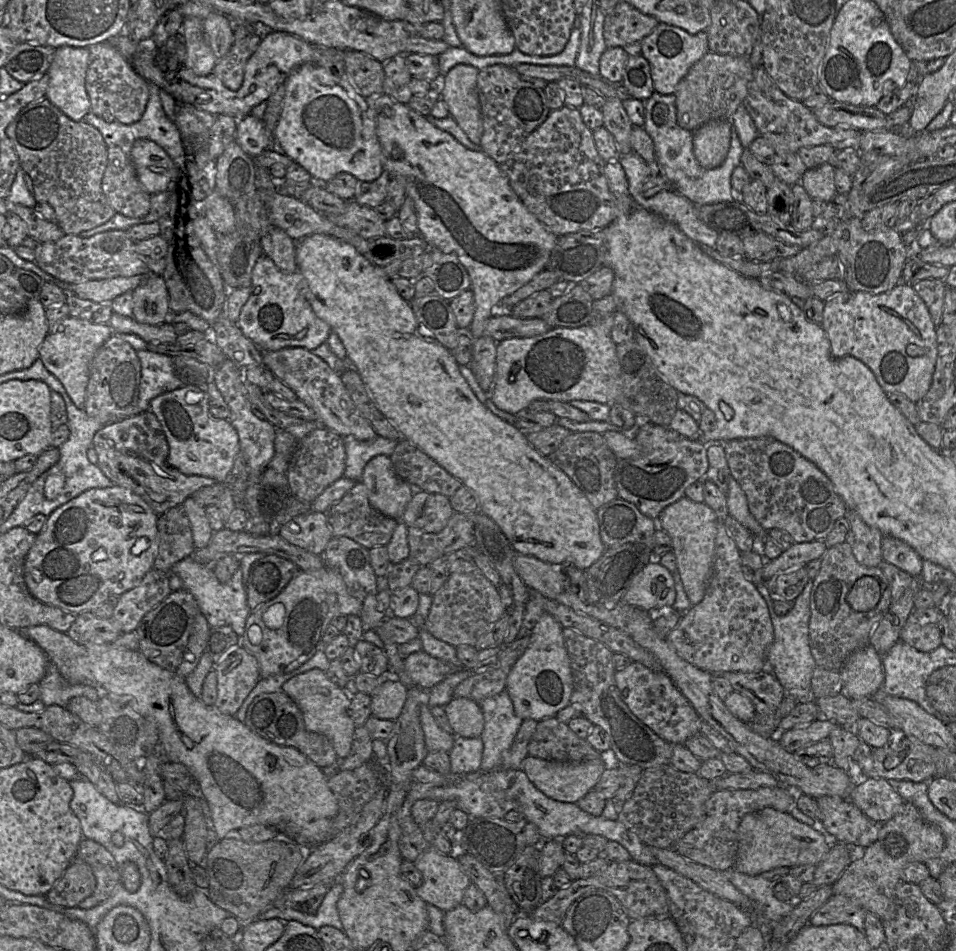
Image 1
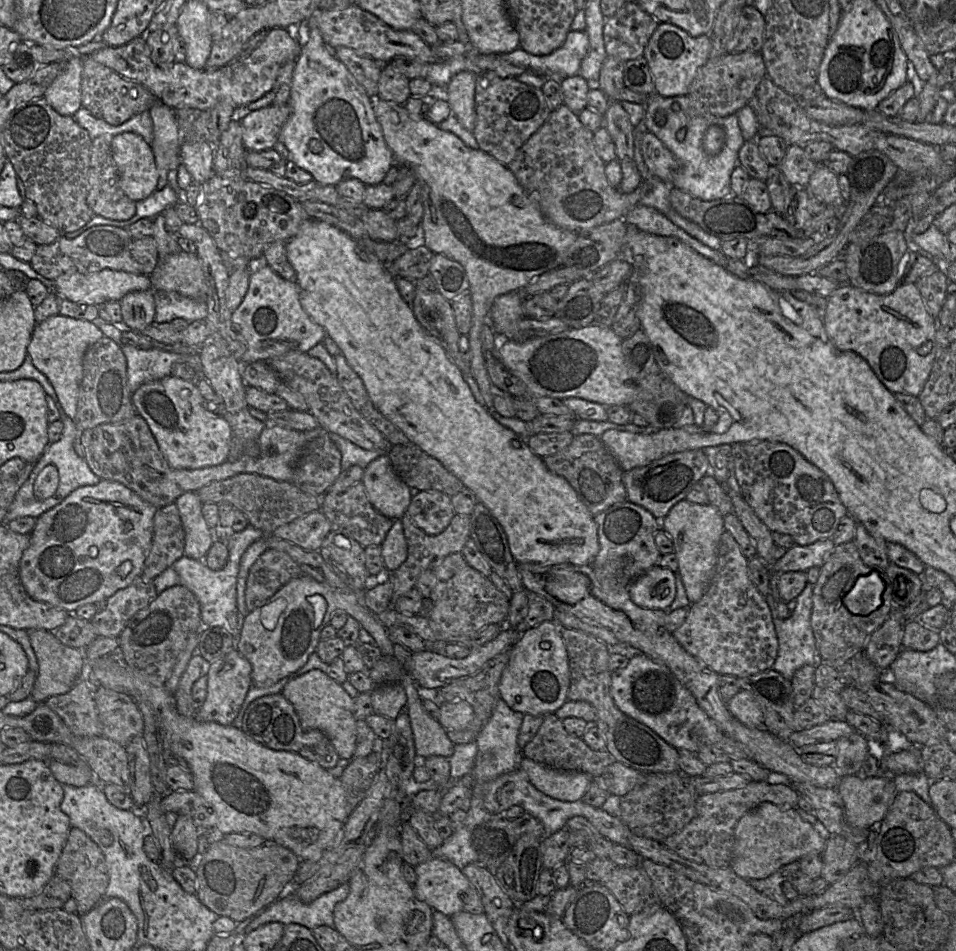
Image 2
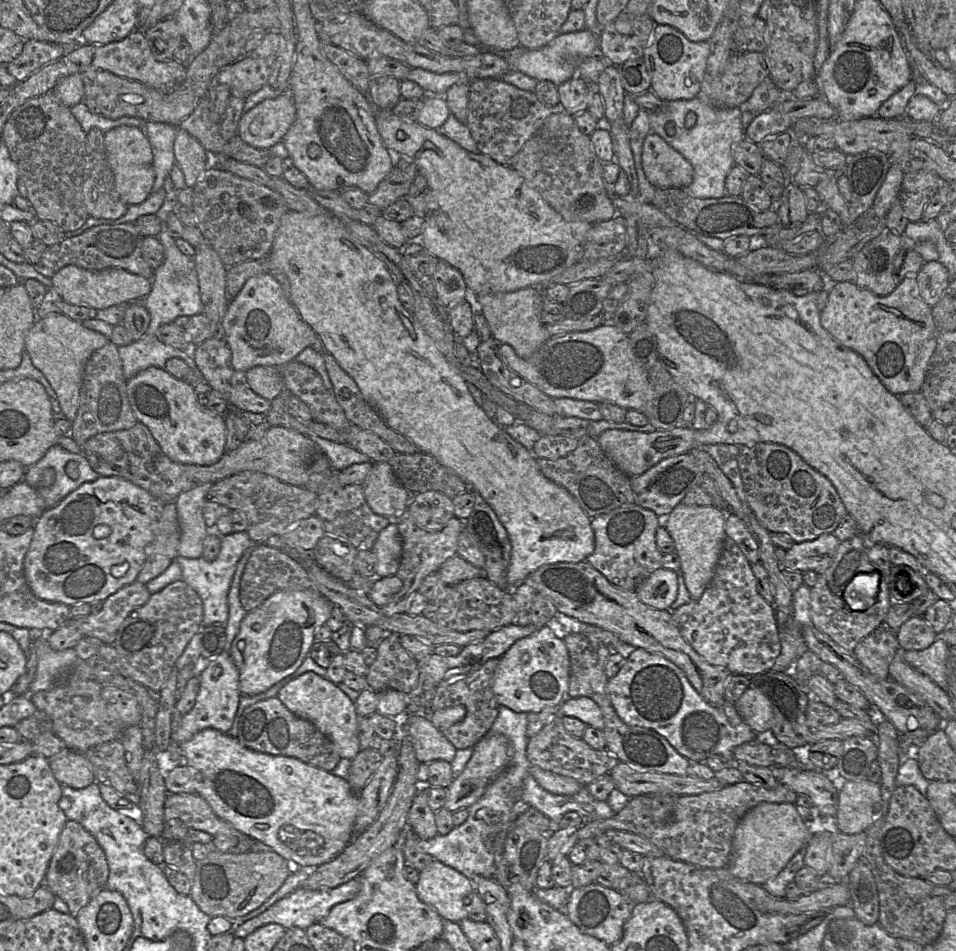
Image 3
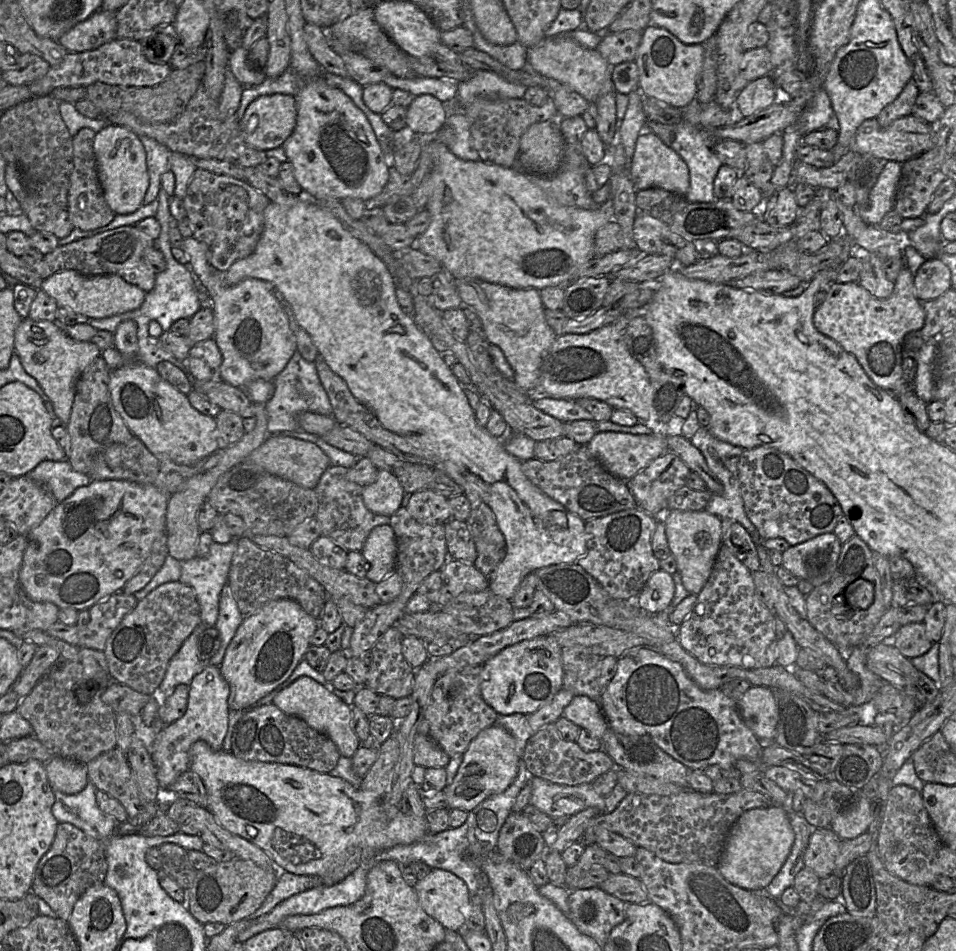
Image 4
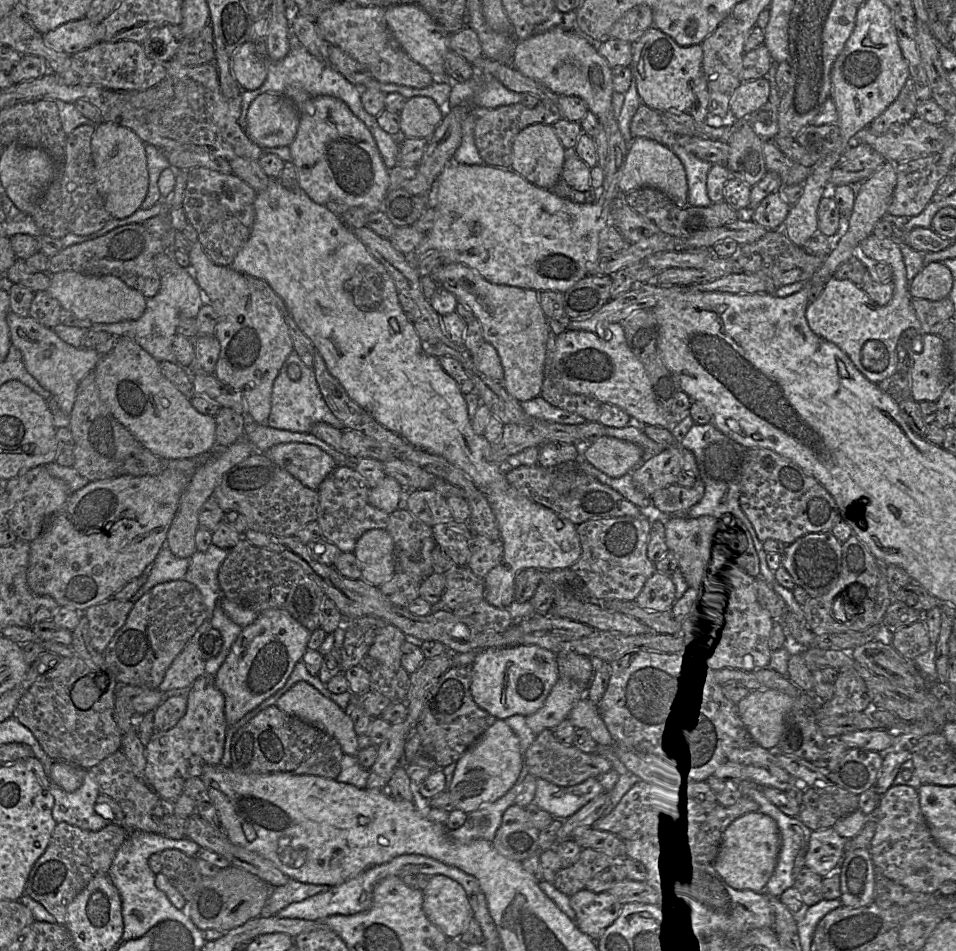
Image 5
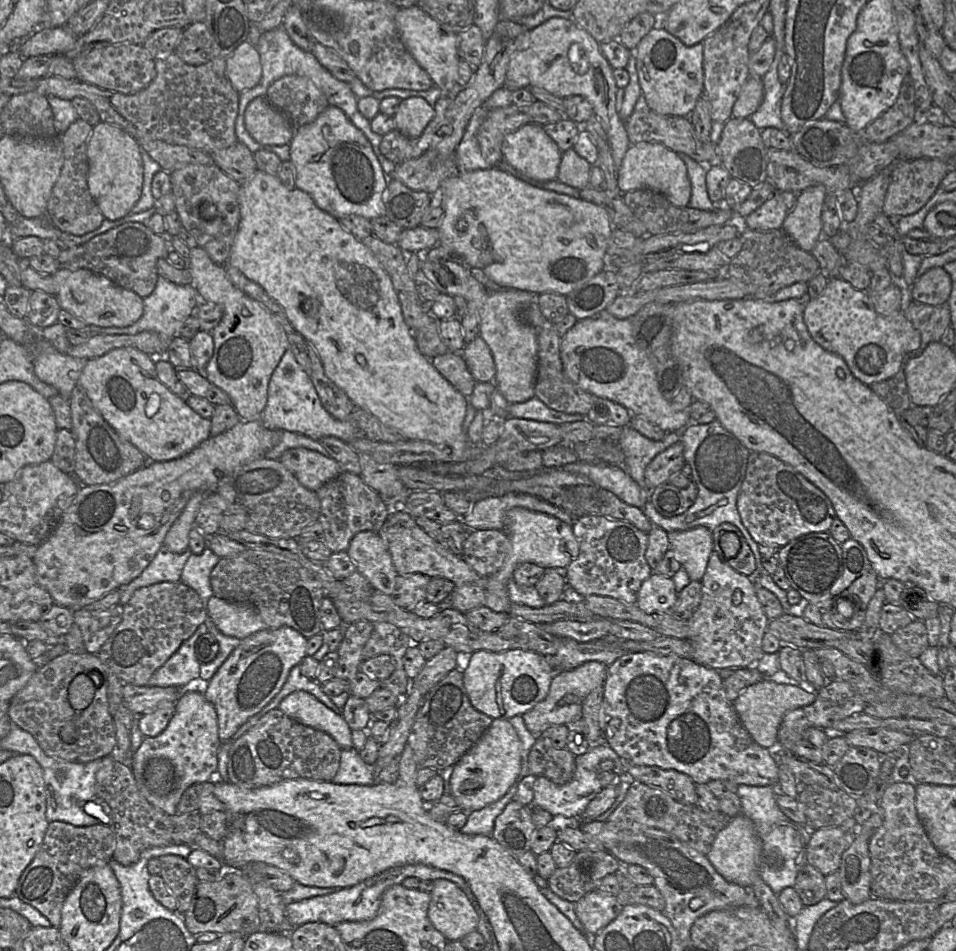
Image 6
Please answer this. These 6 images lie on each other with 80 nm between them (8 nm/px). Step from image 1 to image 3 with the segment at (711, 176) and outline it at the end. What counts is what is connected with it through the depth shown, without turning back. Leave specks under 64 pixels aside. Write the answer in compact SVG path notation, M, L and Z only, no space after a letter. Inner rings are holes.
M699 98L664 102L664 105L649 112L651 132L663 138L668 145L678 151L692 166L692 183L683 188L695 198L720 198L726 194L725 180L735 165L733 146L744 136L745 128L741 121L741 108L718 109L705 104ZM688 113L696 114L696 123L692 128L685 127Z

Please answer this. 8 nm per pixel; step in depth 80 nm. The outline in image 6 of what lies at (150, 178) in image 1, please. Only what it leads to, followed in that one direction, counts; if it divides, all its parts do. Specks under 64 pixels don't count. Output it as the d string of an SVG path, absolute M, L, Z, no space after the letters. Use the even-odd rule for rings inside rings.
M100 122L89 137L87 156L88 188L105 219L115 221L129 215L143 188L144 165L139 142L123 129Z

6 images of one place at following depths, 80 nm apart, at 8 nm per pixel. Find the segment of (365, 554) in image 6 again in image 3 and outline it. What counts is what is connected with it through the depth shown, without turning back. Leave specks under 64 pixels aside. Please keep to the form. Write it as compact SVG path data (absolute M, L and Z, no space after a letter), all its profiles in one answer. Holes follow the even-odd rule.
M393 519L379 533L371 549L377 556L377 577L396 575L400 566L402 548L402 536L396 521Z

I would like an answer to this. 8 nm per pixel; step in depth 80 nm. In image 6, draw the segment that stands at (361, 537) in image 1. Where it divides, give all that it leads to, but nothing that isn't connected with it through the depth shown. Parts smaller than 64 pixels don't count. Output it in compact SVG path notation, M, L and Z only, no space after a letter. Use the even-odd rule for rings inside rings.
M342 471L337 477L326 482L316 492L321 501L321 512L318 521L324 529L324 542L332 552L347 551L352 538L361 531L378 532L391 512L388 502L369 487L361 475L349 471Z

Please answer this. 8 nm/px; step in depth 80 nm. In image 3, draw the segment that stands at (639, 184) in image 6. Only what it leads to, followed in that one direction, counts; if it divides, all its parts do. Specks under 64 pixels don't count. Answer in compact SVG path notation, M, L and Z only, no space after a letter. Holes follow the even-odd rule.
M654 132L644 139L642 168L648 181L658 188L686 188L692 183L691 164Z

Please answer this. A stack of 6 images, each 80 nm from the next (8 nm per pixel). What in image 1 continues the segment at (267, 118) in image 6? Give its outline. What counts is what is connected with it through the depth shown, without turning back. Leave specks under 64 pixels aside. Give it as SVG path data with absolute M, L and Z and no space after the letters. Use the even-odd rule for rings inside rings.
M249 114L238 119L235 140L245 153L257 157L271 147L274 137L263 120Z

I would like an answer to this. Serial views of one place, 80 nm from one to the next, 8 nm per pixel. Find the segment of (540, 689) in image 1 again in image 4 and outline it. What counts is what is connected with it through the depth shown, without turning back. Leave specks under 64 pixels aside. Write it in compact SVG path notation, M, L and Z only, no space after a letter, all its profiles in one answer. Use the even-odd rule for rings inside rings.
M538 636L508 646L483 665L481 694L499 715L534 713L562 688L562 647L553 636Z

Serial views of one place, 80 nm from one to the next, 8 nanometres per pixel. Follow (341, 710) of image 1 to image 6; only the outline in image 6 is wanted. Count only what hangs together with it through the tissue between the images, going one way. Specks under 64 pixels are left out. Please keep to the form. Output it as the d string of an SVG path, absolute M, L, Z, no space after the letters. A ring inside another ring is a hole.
M304 690L286 696L278 707L288 717L328 733L341 749L353 747L352 730L341 714L335 713Z

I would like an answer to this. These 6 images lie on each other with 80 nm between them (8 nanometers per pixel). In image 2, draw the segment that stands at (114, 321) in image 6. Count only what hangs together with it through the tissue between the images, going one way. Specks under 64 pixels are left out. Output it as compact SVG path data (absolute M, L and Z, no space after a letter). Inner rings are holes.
M103 269L82 274L69 270L54 280L54 292L72 302L103 306L110 300L120 301L127 293L152 289L148 275Z

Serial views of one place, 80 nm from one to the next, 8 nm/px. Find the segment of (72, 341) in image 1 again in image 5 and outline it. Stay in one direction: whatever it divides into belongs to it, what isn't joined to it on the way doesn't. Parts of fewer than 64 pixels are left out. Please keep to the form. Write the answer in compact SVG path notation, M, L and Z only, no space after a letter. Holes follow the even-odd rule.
M10 311L7 323L11 343L21 351L26 370L55 397L61 410L70 415L80 381L94 370L101 355L95 348L68 344L53 329L43 326L30 316L21 317Z

